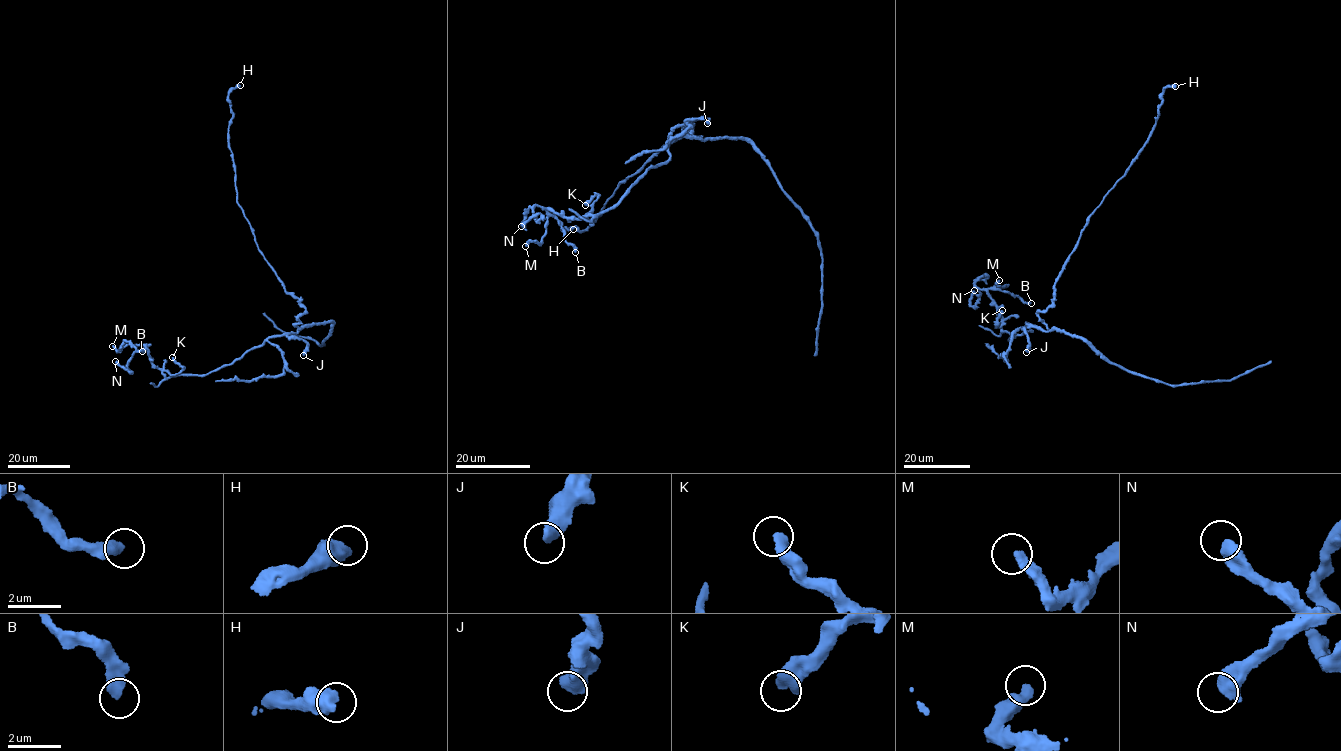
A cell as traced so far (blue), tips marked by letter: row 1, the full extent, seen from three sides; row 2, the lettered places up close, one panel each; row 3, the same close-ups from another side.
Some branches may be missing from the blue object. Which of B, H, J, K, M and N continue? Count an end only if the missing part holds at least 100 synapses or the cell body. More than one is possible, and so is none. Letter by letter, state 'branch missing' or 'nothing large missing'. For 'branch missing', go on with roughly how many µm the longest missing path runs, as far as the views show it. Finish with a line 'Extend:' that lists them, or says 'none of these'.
B: nothing large missing
H: nothing large missing
J: nothing large missing
K: nothing large missing
M: nothing large missing
N: nothing large missing
Extend: none of these

